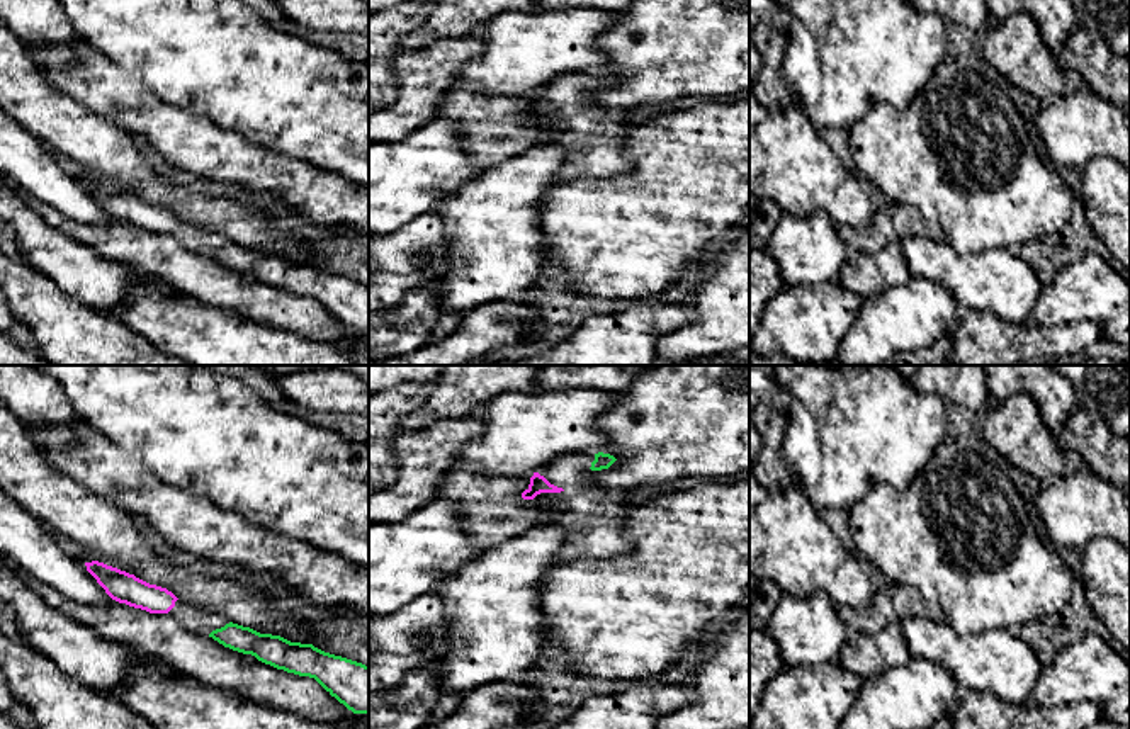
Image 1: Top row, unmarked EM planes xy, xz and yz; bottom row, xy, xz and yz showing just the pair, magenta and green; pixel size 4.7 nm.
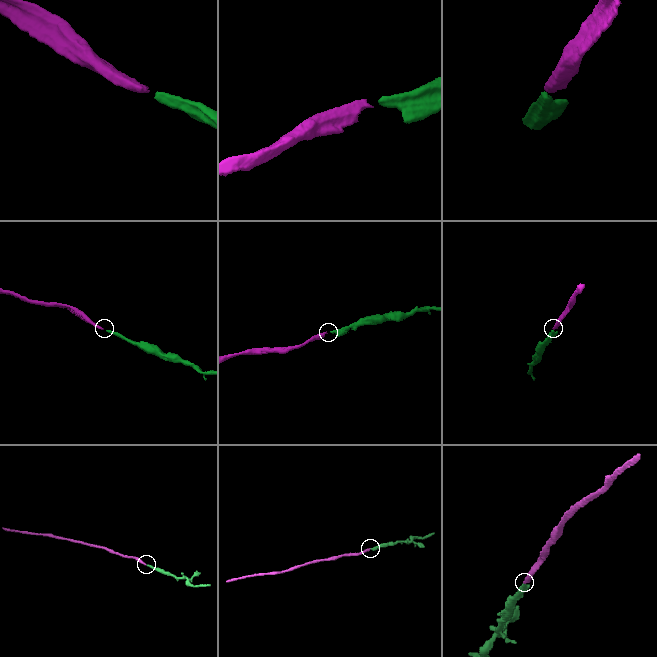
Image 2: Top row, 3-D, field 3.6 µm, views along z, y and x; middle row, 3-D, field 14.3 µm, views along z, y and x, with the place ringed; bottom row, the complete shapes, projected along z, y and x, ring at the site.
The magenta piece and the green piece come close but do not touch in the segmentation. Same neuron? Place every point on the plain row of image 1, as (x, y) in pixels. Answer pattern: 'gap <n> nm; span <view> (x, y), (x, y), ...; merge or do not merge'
gap 160 nm; span xz (563, 109), (590, 87); merge

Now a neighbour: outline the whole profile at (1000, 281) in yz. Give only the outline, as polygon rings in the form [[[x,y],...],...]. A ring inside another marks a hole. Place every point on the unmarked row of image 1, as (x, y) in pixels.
[[[926,235],[901,240],[911,277],[952,292],[963,311],[989,311],[1008,323],[1031,318],[1043,282],[1016,250],[960,255],[946,240]]]

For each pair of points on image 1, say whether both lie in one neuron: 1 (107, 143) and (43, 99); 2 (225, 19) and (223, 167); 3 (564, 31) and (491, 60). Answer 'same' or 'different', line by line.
1: same
2: different
3: same

